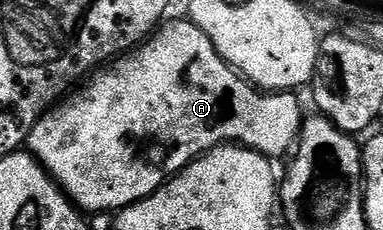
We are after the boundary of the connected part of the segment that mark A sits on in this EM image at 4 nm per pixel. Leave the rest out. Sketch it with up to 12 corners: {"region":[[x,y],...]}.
{"region":[[189,18],[30,131],[83,213],[221,144],[287,155],[294,92],[239,76]]}

